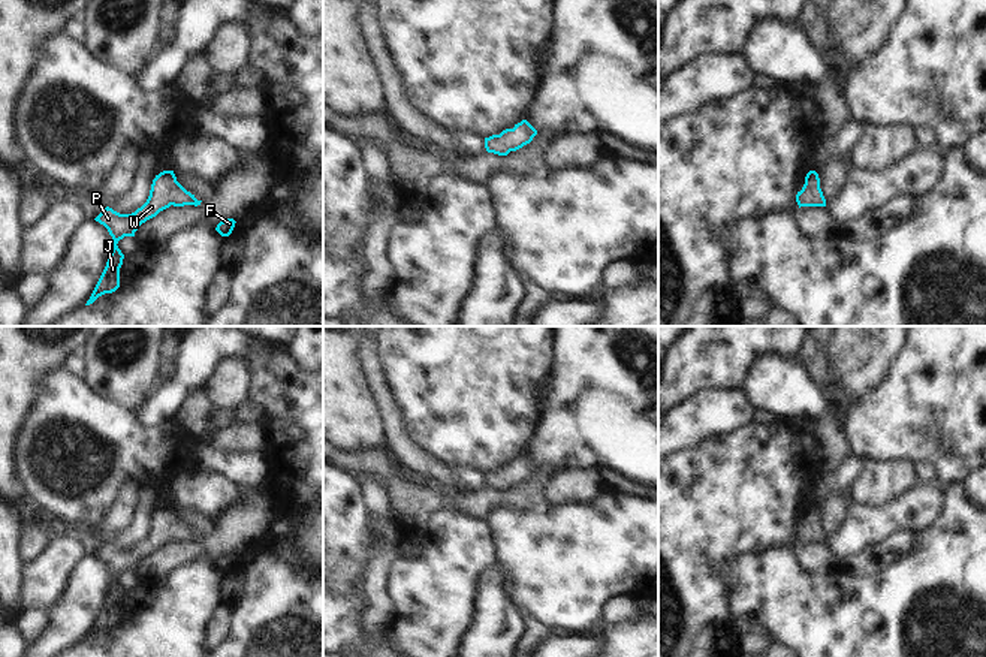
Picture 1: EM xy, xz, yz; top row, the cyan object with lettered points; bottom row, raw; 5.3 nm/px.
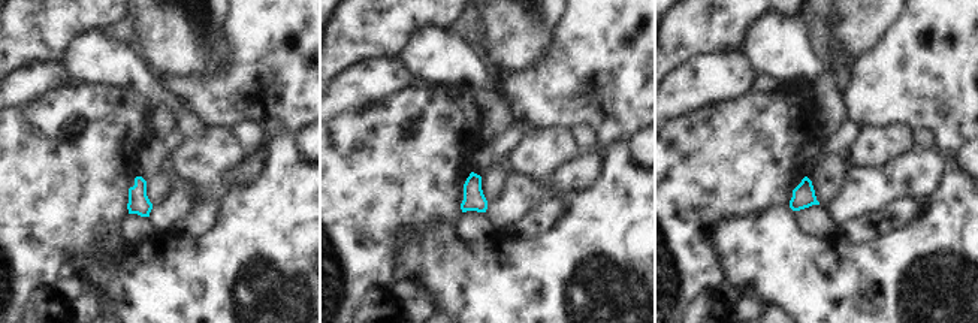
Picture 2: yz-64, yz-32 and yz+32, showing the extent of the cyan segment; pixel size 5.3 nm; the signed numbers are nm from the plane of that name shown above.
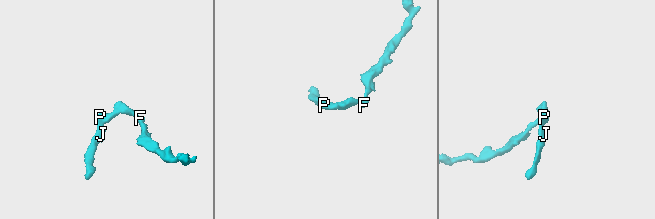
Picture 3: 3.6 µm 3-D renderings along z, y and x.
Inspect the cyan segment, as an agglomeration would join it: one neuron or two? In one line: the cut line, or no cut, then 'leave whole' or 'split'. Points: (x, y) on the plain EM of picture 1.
no cut; leave whole

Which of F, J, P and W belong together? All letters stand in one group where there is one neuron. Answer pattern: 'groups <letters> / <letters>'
groups F J P W

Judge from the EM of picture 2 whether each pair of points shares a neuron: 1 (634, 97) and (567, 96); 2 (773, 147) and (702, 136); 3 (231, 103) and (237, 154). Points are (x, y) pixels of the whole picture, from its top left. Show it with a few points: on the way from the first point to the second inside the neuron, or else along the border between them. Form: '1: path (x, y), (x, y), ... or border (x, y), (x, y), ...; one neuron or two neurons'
1: path (618, 96), (583, 96); one neuron
2: path (755, 147), (720, 147); one neuron
3: border (213, 126), (229, 127); two neurons

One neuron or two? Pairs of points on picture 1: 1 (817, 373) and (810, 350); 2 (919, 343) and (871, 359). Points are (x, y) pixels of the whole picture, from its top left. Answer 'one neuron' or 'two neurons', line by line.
1: one neuron
2: two neurons

